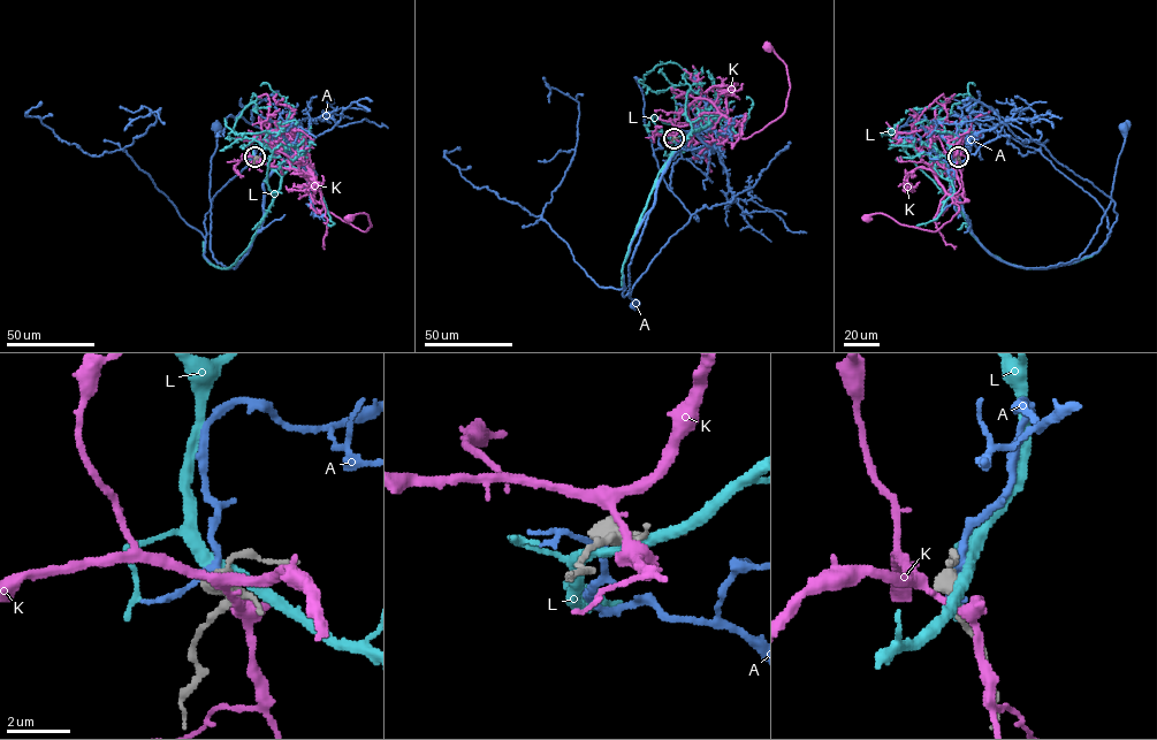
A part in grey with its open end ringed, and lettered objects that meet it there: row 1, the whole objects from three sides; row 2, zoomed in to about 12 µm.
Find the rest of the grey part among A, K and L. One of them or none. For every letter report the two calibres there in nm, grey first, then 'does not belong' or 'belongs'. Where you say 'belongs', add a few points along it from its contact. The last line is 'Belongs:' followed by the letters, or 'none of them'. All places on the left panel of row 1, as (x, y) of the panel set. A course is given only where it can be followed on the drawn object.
A: 360/190 nm | belongs | via (255, 157), (274, 138), (286, 162), (264, 183), (264, 221), (248, 252), (227, 268), (210, 249), (219, 127)
K: 400/260 nm | does not belong
L: 320/360 nm | does not belong
Belongs: A

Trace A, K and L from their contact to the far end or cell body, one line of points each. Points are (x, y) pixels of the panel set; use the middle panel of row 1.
A: (674, 138), (694, 154), (690, 131), (703, 127), (682, 131), (659, 181), (629, 265), (637, 303)
K: (674, 137), (703, 113), (724, 114), (745, 138), (777, 120), (790, 86), (786, 66), (768, 46)
L: (675, 138), (700, 129), (687, 136), (659, 173), (622, 266), (621, 285)

